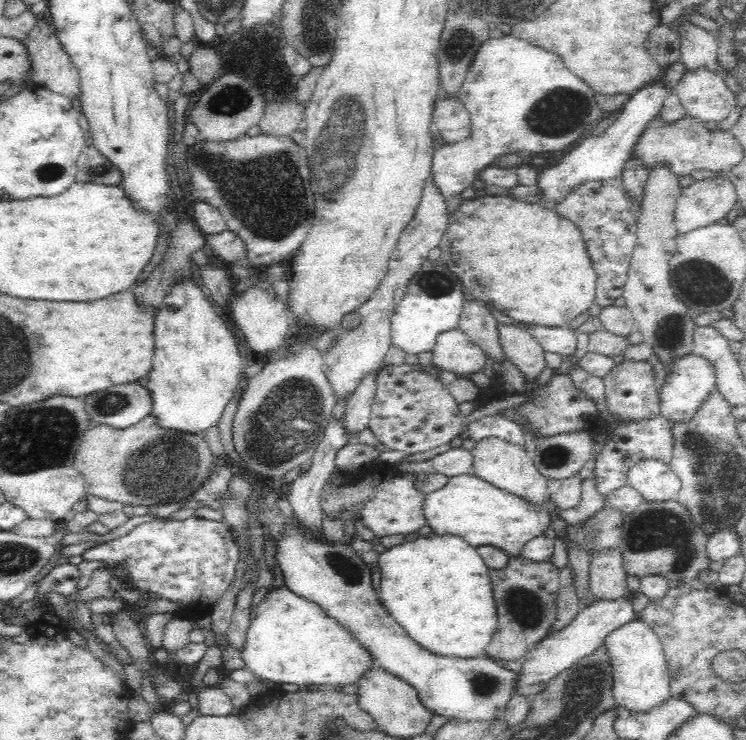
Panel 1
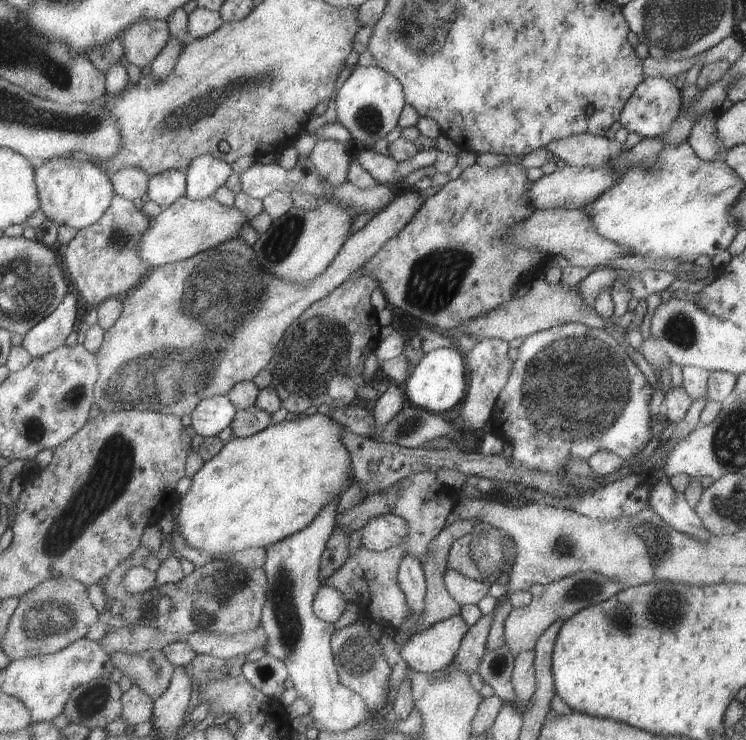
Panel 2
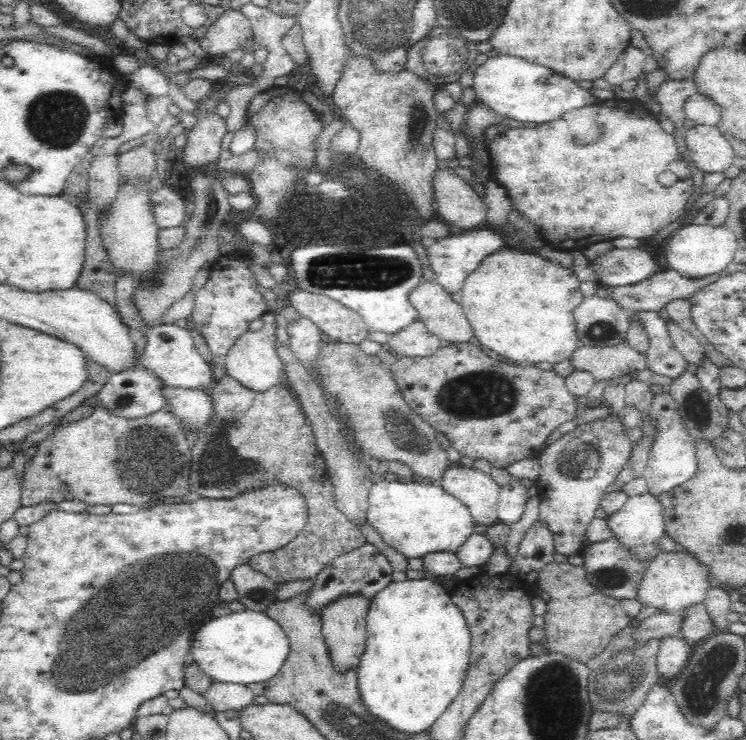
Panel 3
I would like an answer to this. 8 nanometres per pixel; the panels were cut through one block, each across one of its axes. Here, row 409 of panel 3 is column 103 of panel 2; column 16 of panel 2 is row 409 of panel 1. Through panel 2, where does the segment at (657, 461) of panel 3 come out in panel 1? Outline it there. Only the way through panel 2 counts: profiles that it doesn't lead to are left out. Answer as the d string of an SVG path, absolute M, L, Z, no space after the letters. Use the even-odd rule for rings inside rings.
M692 354L684 359L679 359L673 370L669 372L668 379L659 396L661 401L660 414L672 421L685 421L692 418L710 390L717 385L716 376L714 366L704 356Z

